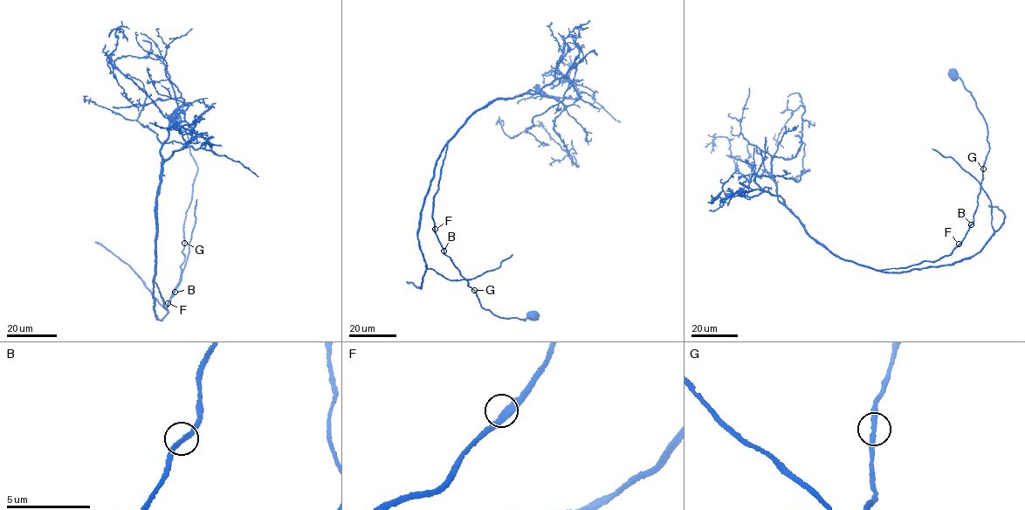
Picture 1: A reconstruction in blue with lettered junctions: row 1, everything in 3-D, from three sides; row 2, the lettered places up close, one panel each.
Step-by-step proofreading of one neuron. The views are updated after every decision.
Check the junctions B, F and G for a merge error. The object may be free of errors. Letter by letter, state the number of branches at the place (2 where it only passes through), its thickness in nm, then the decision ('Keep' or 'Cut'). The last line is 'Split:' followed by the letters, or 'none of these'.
B: Branches: 2. Thickness 240 nm. Keep
F: Branches: 2. Thickness 240 nm. Keep
G: Branches: 2. Thickness 240 nm. Keep
Split: none of these

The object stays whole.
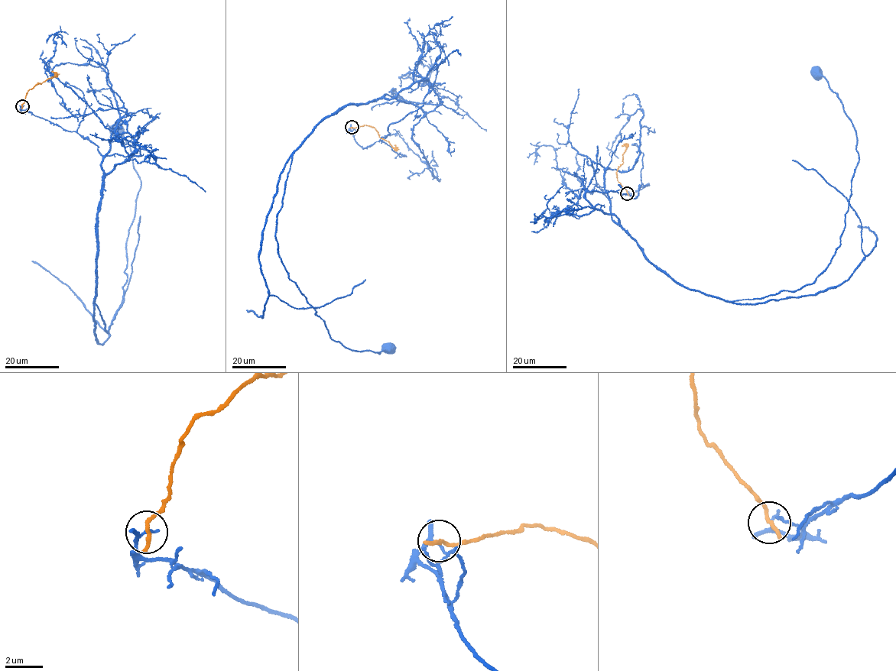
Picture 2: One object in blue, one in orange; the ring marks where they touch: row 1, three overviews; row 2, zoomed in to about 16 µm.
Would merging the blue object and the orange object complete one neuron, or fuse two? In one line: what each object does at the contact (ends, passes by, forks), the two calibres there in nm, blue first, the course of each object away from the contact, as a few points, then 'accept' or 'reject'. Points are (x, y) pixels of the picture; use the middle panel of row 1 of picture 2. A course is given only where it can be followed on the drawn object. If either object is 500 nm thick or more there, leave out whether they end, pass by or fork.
blue passes by | orange ends | 170/240 nm | blue via (352, 128), (363, 148), (379, 141), (428, 82), (315, 126), (276, 238), (331, 338), (389, 346) | orange via (352, 128), (369, 125), (374, 128), (379, 137), (394, 147), (394, 145) | reject

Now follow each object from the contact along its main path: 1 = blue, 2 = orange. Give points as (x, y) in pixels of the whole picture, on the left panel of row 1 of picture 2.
1: (21, 106), (104, 156), (139, 147), (105, 177), (99, 209), (95, 303), (108, 332), (141, 182), (117, 129)
2: (21, 106), (30, 89), (54, 76), (51, 71)

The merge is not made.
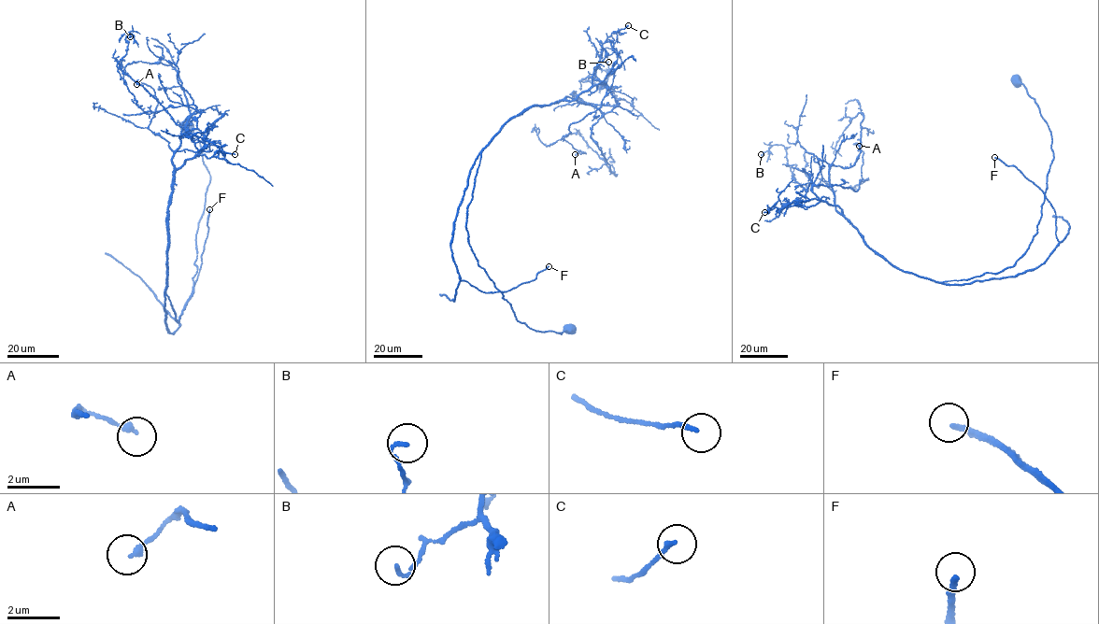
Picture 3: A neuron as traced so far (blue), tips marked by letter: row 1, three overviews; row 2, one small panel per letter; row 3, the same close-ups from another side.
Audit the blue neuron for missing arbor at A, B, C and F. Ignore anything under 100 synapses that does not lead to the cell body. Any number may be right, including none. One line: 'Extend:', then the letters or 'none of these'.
Extend: F

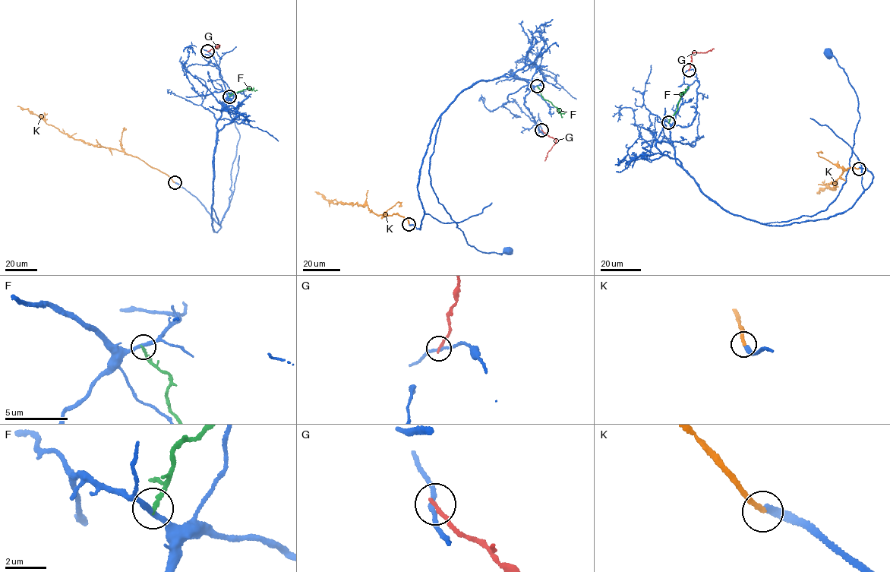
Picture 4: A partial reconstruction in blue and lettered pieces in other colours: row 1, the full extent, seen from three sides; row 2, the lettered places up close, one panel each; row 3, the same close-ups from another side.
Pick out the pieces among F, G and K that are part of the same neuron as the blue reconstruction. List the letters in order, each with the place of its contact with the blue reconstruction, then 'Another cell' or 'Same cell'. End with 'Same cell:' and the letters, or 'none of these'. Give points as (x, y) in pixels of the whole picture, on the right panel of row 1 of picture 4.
F: Touches blue at (668, 122). Another cell
G: Touches blue at (689, 70). Another cell
K: Touches blue at (859, 169). Another cell
Same cell: none of these

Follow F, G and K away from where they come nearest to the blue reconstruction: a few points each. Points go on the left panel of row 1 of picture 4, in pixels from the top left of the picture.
F: (229, 96), (247, 88), (257, 90)
G: (207, 51), (219, 45), (216, 48), (210, 45)
K: (175, 182), (167, 175), (137, 157), (124, 152), (75, 140), (48, 125), (27, 109), (17, 106)

